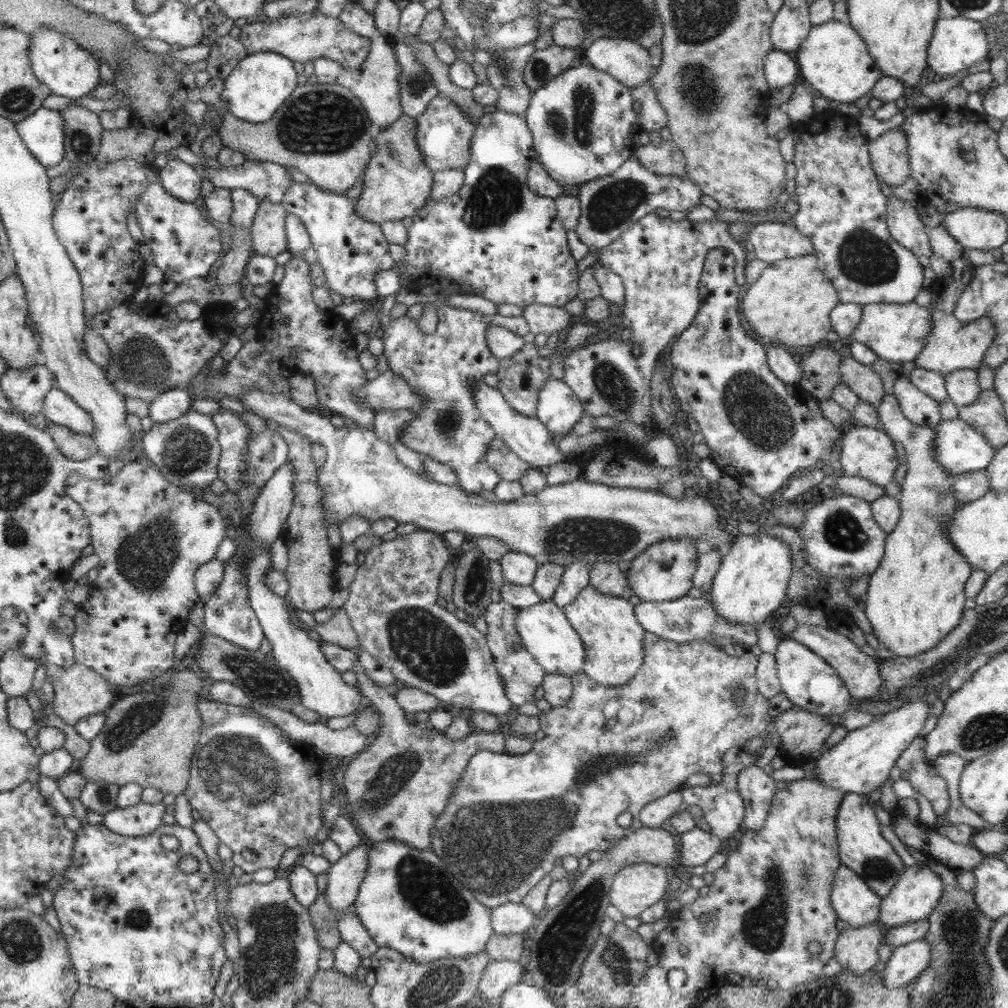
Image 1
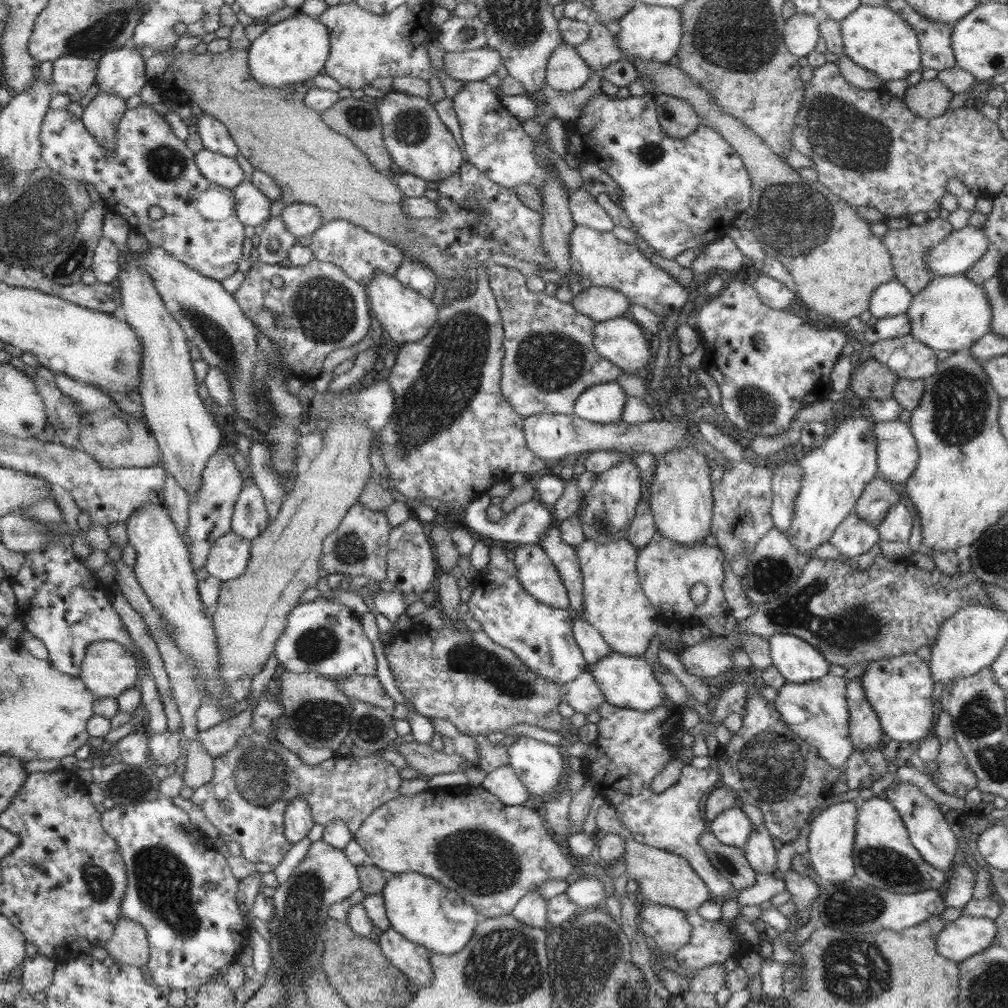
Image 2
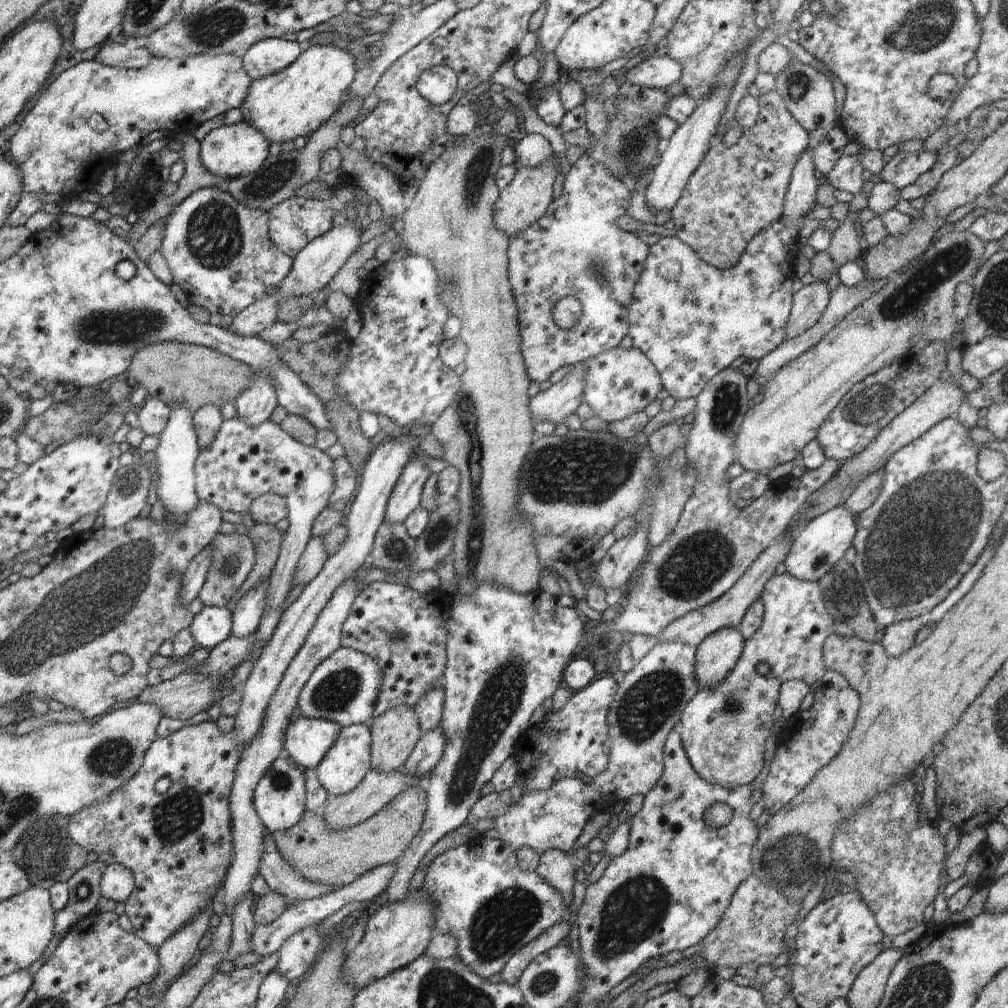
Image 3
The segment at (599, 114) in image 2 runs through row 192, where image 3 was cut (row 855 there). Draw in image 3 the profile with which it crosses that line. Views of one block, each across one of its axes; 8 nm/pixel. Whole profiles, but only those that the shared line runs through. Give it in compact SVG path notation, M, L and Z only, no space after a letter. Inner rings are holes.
M674 729L666 739L663 748L663 763L664 770L662 771L662 776L658 779L657 785L654 786L648 794L645 794L642 808L632 816L632 818L627 819L629 823L629 845L627 851L620 856L614 857L598 882L594 884L587 883L585 899L576 913L577 926L575 929L574 944L577 945L579 958L587 969L585 979L583 980L583 989L577 992L578 1007L598 1004L601 999L608 996L608 992L610 992L614 986L622 982L625 978L628 978L628 976L636 973L647 961L656 958L656 956L667 955L672 951L683 951L686 950L686 948L690 948L690 946L694 946L696 943L700 943L721 921L722 915L726 912L728 906L730 906L731 898L738 886L749 876L753 875L751 852L757 839L758 828L756 827L756 820L752 821L750 818L750 810L752 810L753 806L750 804L751 794L753 792L751 784L739 787L721 787L710 784L703 778L698 777L697 772L690 764L687 754L685 753L678 729ZM714 803L727 804L734 810L734 818L732 818L730 824L722 828L707 826L707 822L704 820L704 813Z

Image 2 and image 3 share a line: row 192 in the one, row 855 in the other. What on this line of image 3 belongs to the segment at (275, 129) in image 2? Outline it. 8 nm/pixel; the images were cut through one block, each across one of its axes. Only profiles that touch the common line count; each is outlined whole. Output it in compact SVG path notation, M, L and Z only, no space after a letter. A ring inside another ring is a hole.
M408 787L368 820L339 831L331 831L320 812L306 810L296 826L273 832L271 836L282 858L309 881L347 885L374 867L397 862L421 832L427 809L426 797L425 787Z

